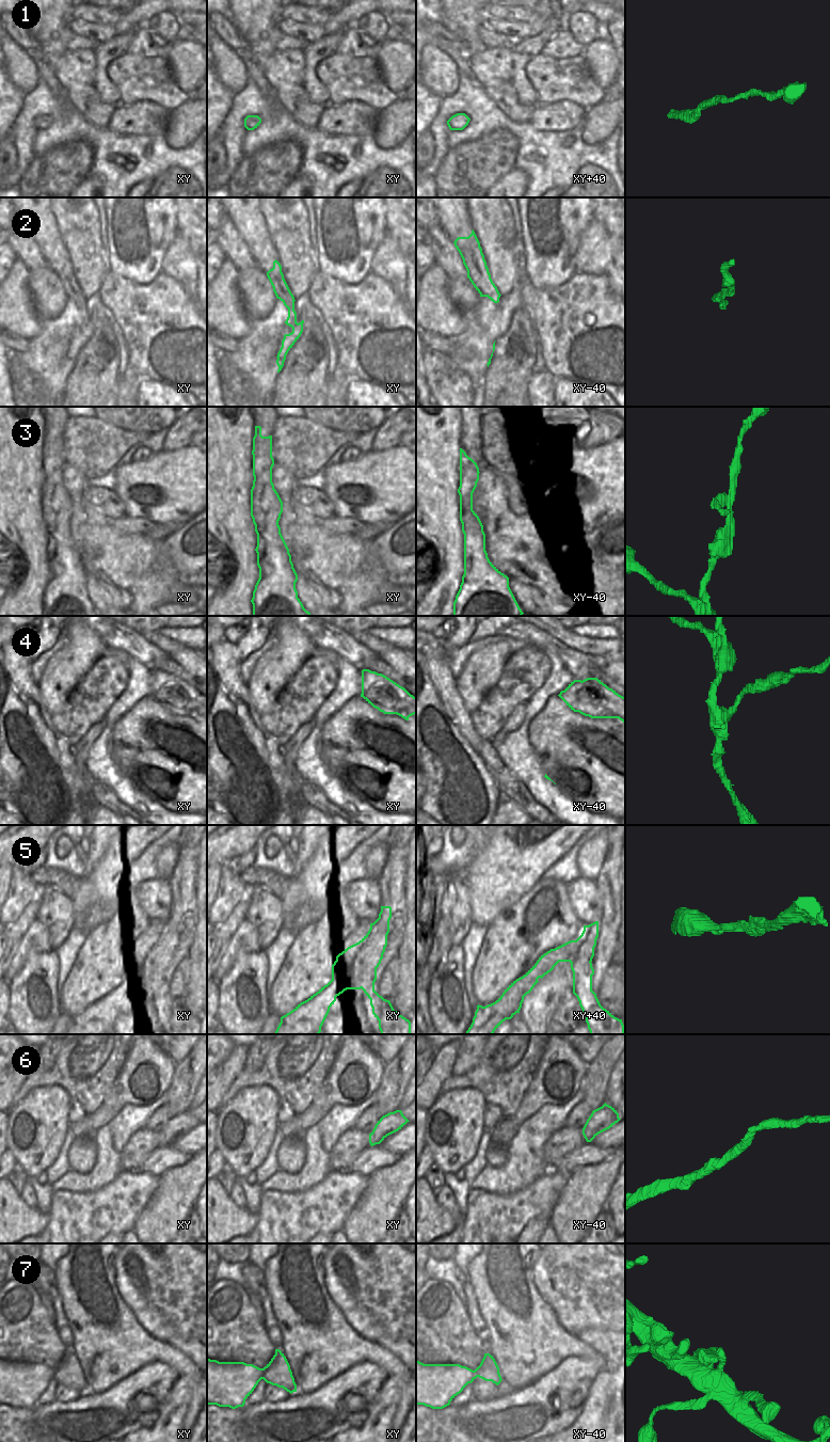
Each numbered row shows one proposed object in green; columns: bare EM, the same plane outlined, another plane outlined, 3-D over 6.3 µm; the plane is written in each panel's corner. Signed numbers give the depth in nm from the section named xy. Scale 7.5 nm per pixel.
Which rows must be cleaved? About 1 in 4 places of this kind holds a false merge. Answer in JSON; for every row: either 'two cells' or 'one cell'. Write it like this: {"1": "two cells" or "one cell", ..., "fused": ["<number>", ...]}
{"1": "one cell", "2": "one cell", "3": "one cell", "4": "two cells", "5": "two cells", "6": "one cell", "7": "one cell", "fused": ["4", "5"]}

